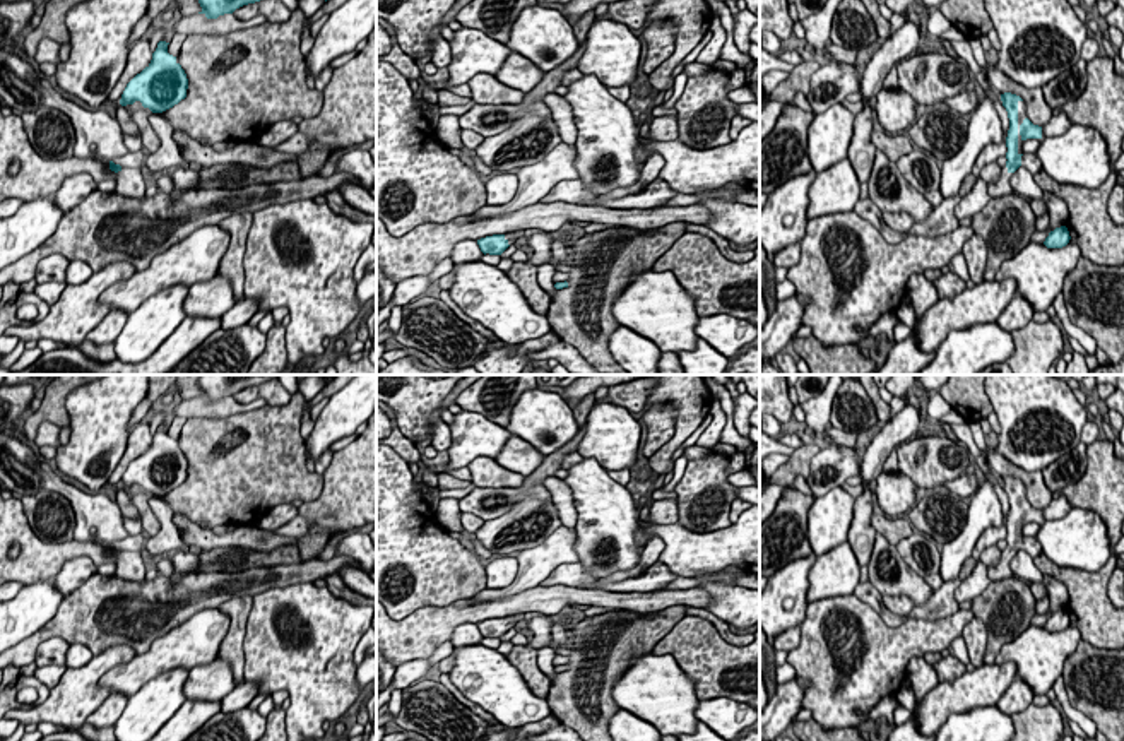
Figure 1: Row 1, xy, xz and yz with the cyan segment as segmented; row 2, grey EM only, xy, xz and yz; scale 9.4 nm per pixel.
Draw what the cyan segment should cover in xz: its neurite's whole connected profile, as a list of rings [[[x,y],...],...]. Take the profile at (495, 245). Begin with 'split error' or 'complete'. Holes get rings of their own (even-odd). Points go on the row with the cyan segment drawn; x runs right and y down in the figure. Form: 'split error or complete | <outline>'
split error | [[[506,233],[481,238],[477,240],[477,245],[484,255],[501,255],[510,245],[518,245],[520,241],[520,236]]]

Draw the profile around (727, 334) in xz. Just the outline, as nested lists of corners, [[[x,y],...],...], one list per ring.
[[[712,315],[698,318],[695,334],[707,341],[720,354],[731,358],[742,346],[753,342],[760,335],[760,329],[742,318]]]

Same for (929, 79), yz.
[[[944,51],[914,53],[895,67],[898,87],[929,110],[958,96],[968,84],[968,65]]]

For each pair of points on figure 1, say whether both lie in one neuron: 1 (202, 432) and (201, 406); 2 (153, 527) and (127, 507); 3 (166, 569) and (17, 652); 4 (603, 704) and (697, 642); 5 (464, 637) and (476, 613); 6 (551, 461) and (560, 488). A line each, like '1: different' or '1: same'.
1: different
2: different
3: different
4: different
5: different
6: different

